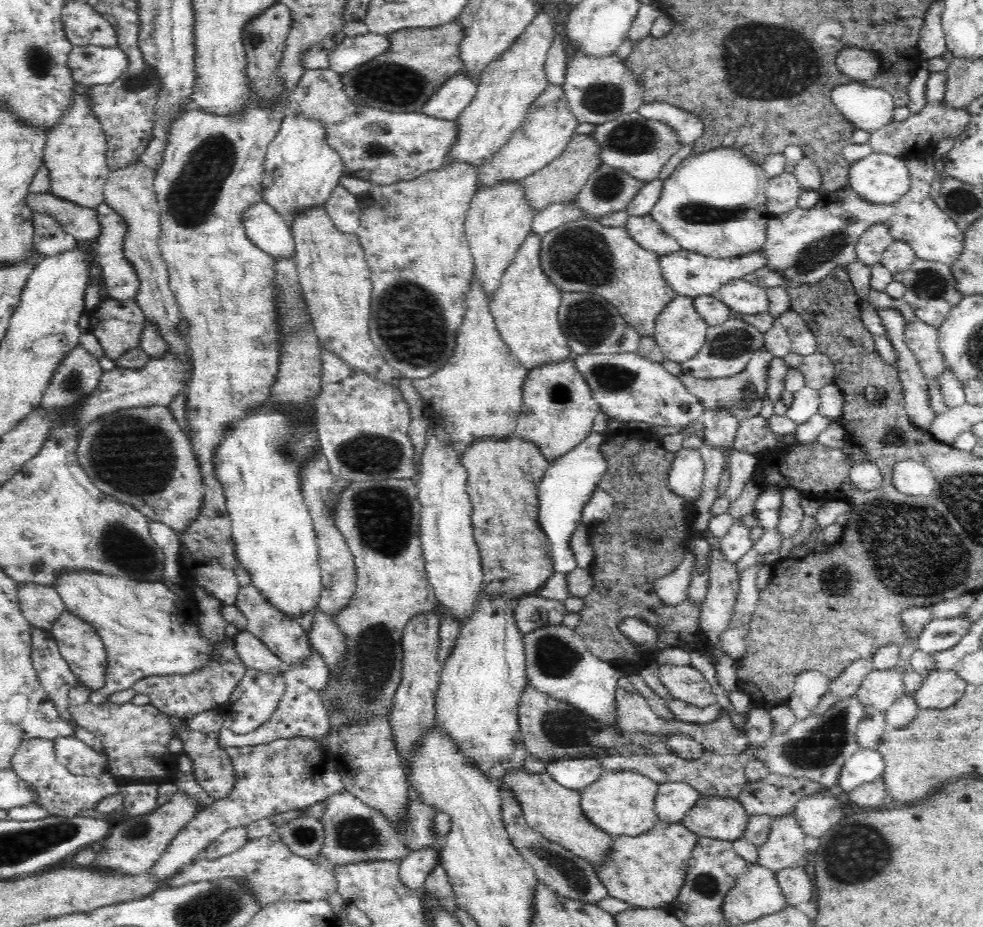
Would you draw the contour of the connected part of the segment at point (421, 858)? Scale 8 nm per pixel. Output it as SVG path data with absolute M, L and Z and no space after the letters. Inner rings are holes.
M426 848L426 850L410 852L406 858L399 861L400 883L404 889L412 891L422 889L436 860L437 852Z

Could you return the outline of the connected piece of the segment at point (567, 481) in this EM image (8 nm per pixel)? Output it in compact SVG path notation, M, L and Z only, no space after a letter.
M592 431L576 448L572 448L564 456L556 458L554 462L550 462L550 466L538 486L536 494L539 502L538 523L542 525L552 543L550 553L554 559L556 572L568 573L578 568L578 561L576 561L576 555L572 551L570 542L578 526L582 523L582 512L586 502L590 500L594 490L599 487L602 476L608 470L608 463L600 449L606 437L607 435Z

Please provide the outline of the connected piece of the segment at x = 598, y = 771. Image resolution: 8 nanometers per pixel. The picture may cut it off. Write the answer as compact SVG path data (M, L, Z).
M590 755L560 760L547 766L547 774L552 776L553 780L572 789L586 788L599 780L604 772L605 767L601 760L592 758Z

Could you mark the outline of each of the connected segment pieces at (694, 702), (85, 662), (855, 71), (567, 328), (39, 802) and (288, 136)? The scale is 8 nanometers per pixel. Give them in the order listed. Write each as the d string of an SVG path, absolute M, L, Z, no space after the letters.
M659 664L659 677L669 693L682 702L698 708L708 708L717 704L710 683L690 664Z
M64 610L60 613L58 620L52 624L50 631L58 643L60 653L68 661L72 671L76 673L79 682L86 683L88 687L92 687L93 691L99 689L104 684L107 654L96 630L81 618Z
M848 45L836 56L838 70L844 76L860 82L872 79L878 72L880 64L881 60L877 53L856 45Z
M561 292L561 305L558 311L559 322L572 352L583 355L590 352L615 353L637 352L652 362L666 362L666 355L660 350L654 338L640 338L640 335L626 324L618 309L608 300L596 294L584 292Z
M45 739L24 741L12 758L12 772L33 791L34 806L47 814L64 819L75 818L84 810L95 810L96 806L113 794L118 793L121 783L109 772L100 776L75 776L55 756L55 742Z
M287 113L280 130L268 145L261 178L261 198L281 216L290 231L298 214L322 208L342 178L343 162L325 143L325 132L317 122Z

